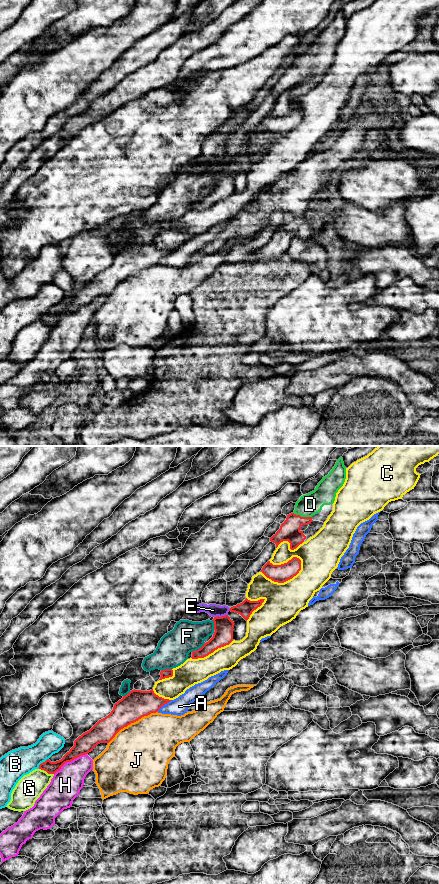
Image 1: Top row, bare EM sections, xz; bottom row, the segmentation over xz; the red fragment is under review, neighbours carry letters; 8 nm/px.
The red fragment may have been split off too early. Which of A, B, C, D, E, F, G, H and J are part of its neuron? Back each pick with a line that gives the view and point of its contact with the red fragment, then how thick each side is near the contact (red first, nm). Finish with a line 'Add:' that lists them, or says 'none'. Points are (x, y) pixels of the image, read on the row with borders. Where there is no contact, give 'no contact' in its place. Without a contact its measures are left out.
D: xz (302, 517) | 160/180 nm
Add: D

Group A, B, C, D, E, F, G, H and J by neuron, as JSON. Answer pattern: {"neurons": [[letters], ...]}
{"neurons": [["A"], ["B"], ["C"], ["D"], ["E", "F"], ["G"], ["H"], ["J"]]}

